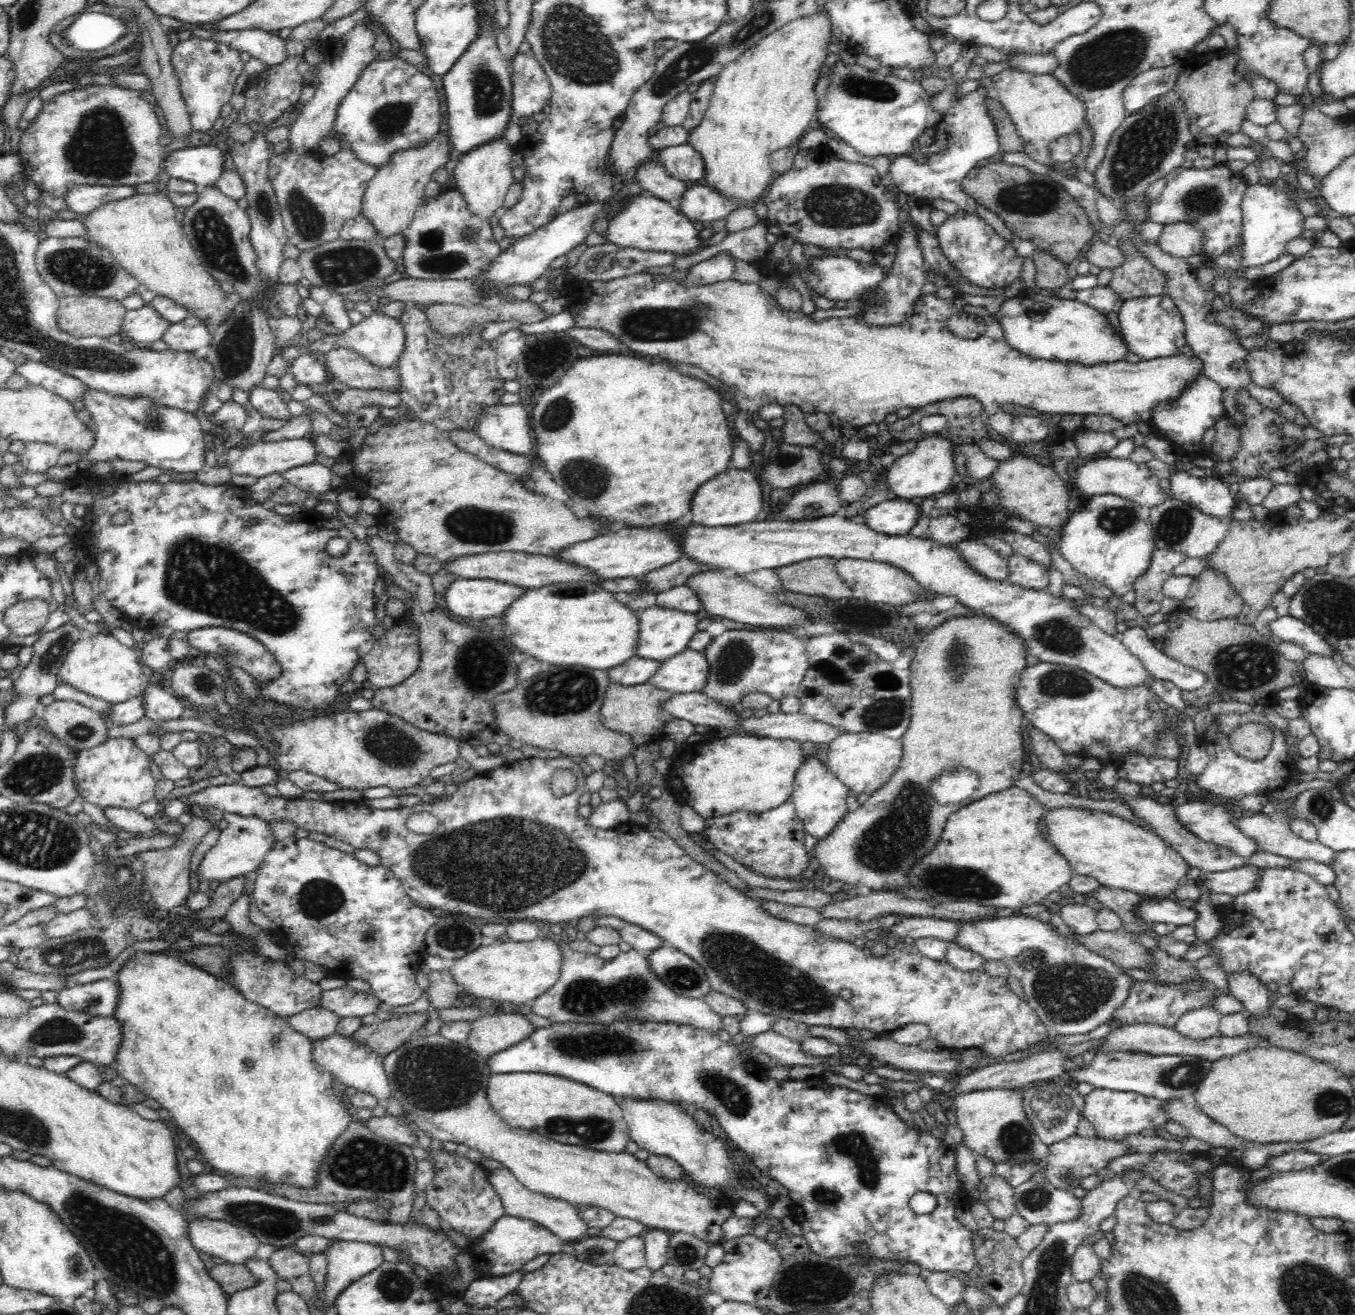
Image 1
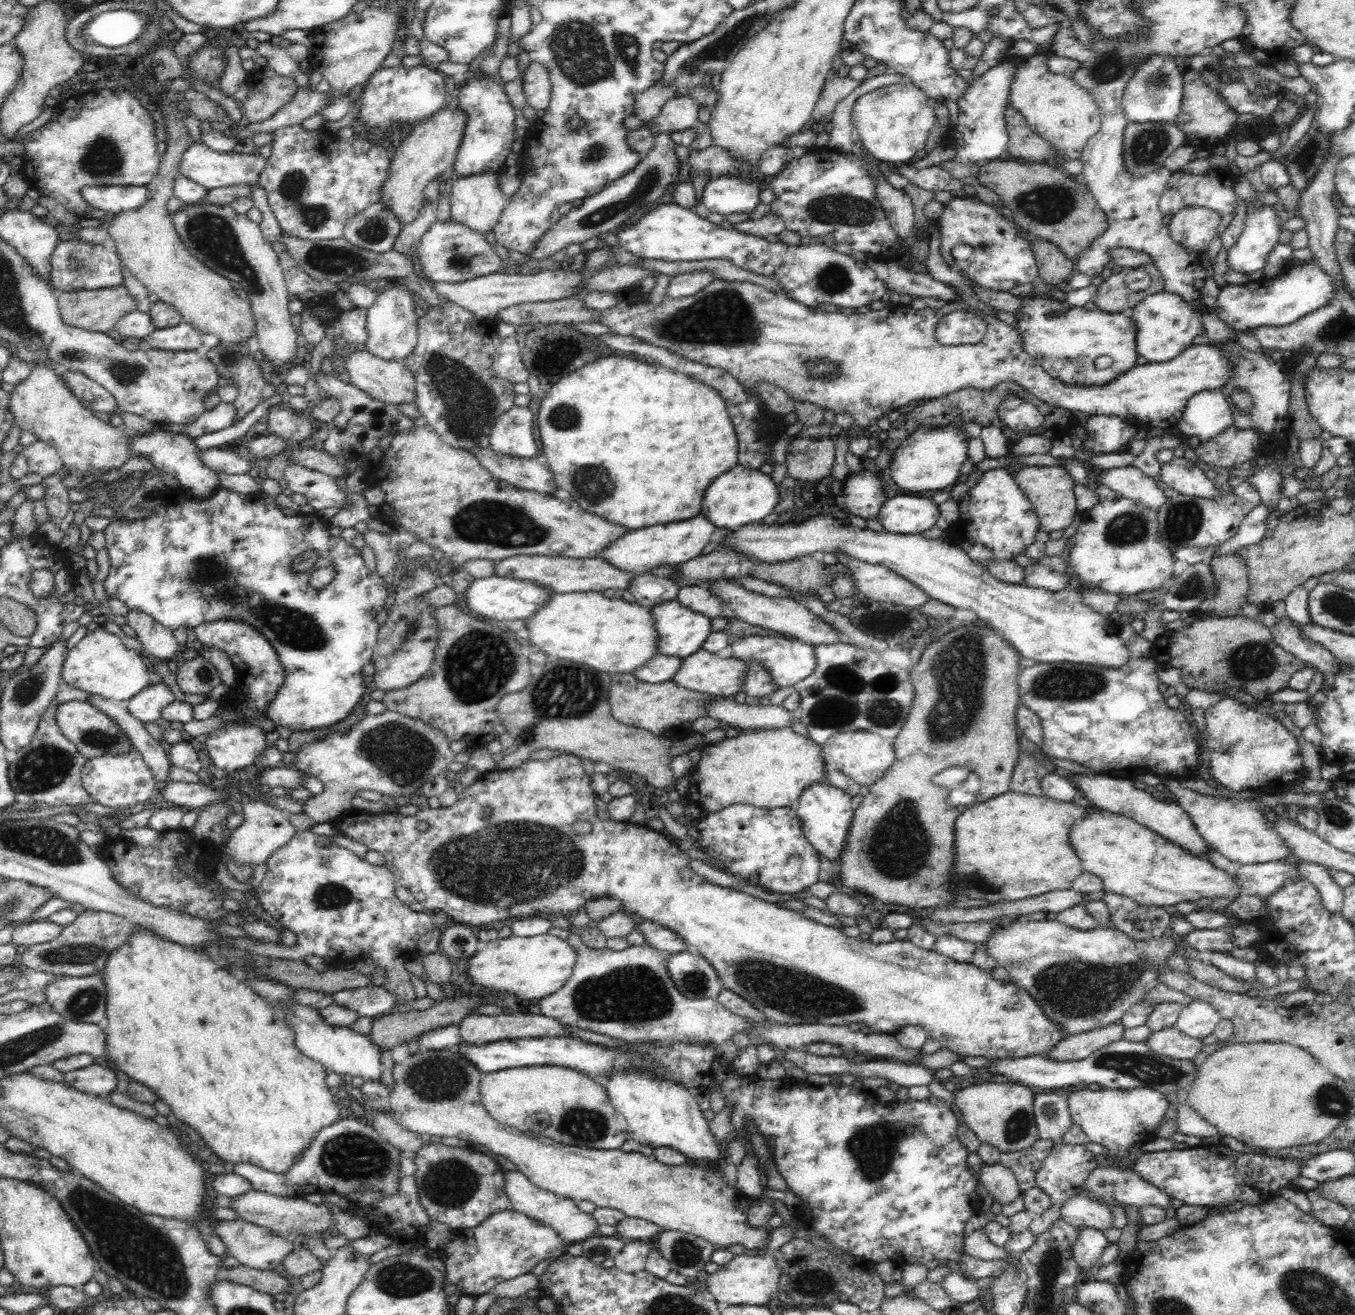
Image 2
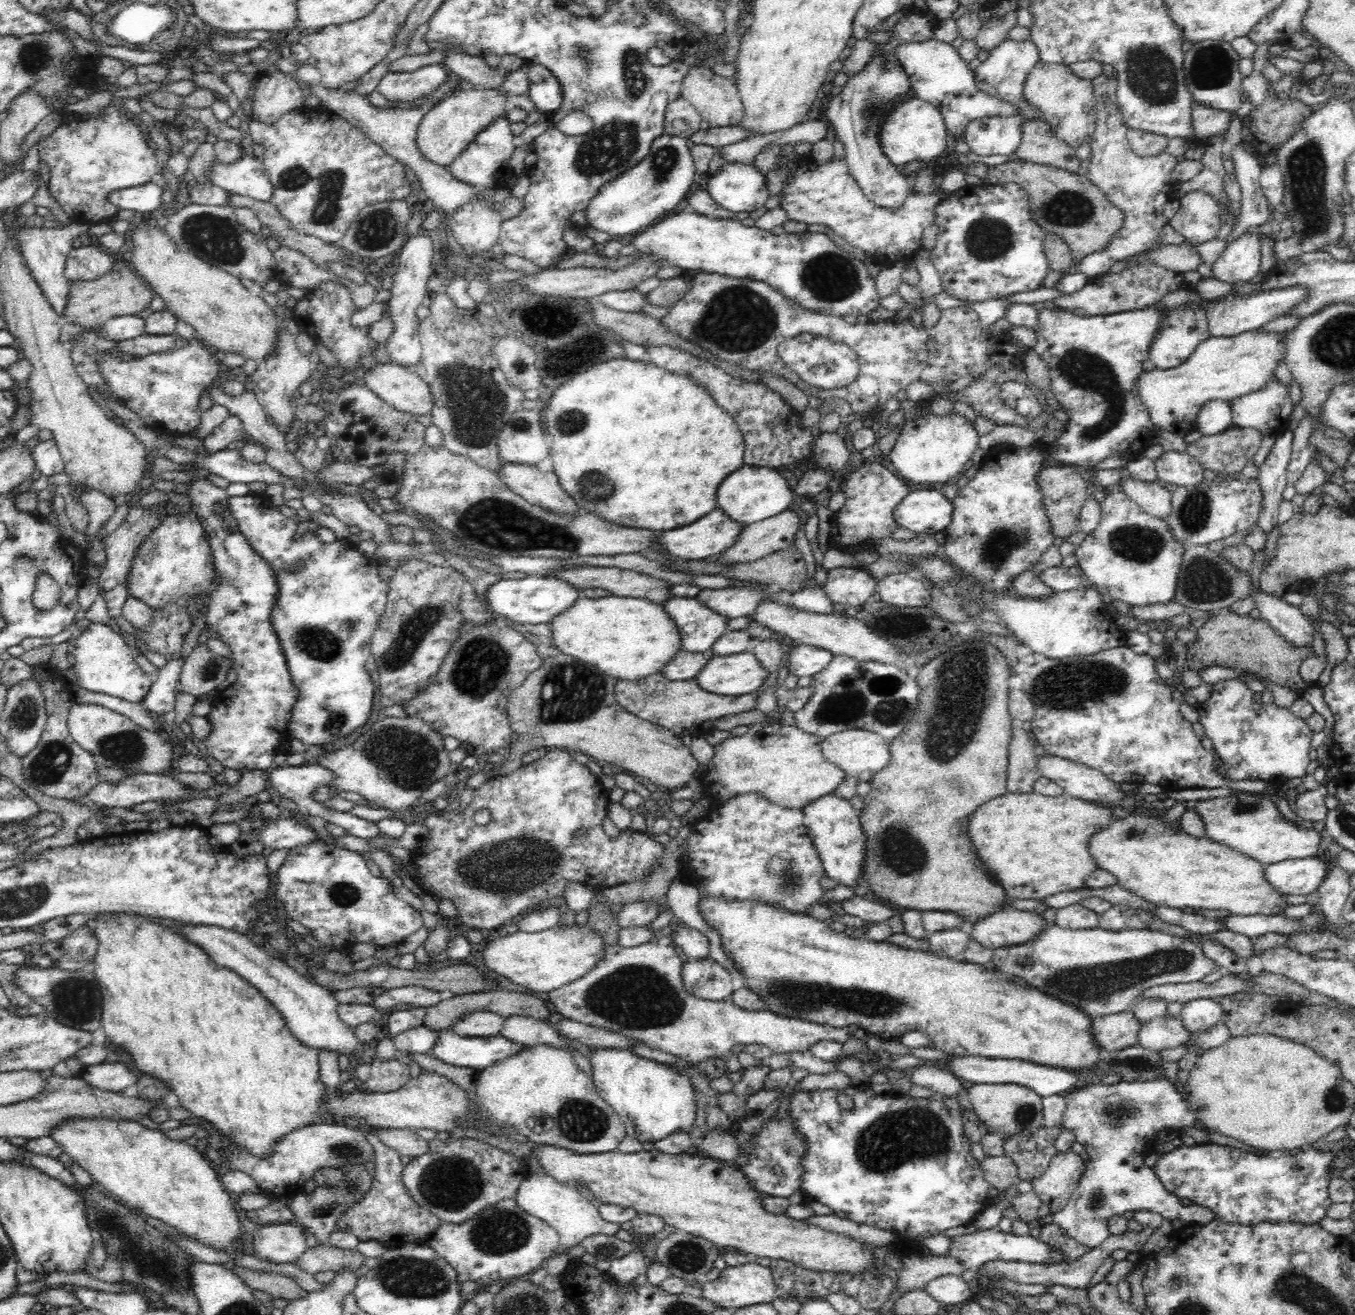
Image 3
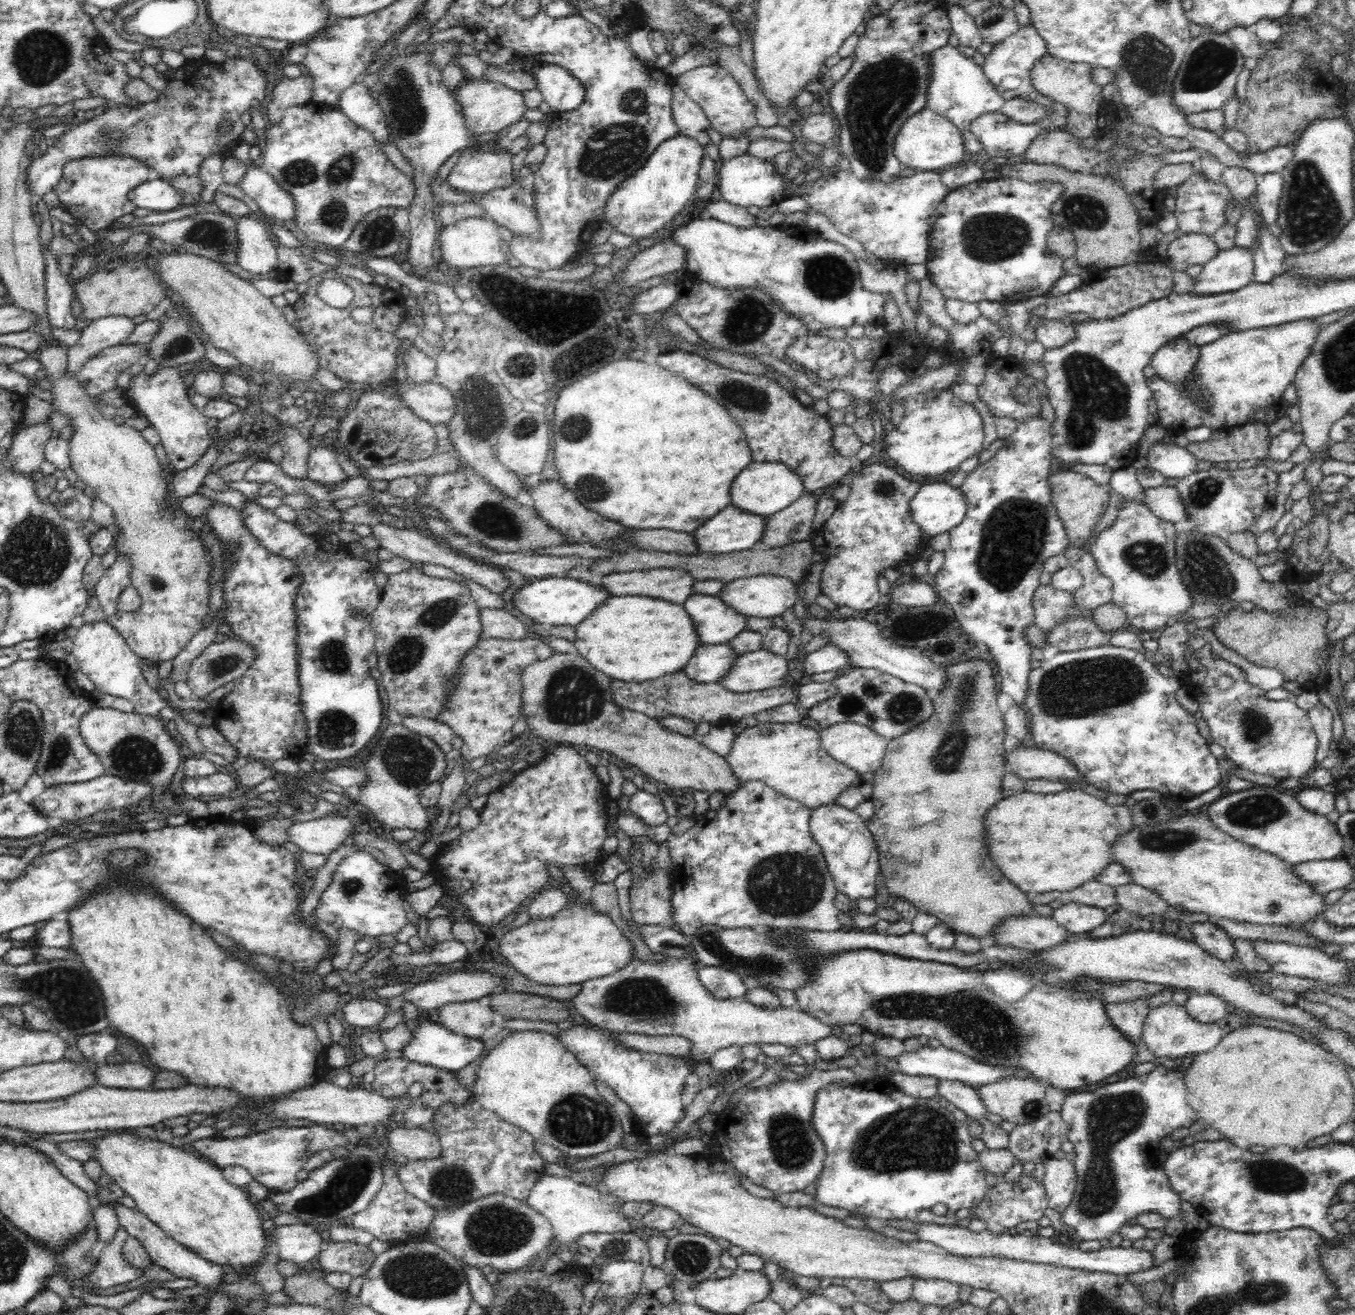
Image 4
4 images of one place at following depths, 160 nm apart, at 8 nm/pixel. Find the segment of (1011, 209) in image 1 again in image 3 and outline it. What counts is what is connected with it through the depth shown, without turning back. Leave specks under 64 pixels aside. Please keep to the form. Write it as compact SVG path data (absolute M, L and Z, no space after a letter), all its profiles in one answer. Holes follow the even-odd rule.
M1013 158L1006 164L990 167L984 183L994 186L1018 184L1028 192L1032 221L1046 233L1058 235L1066 242L1075 265L1090 253L1102 252L1124 224L1124 212L1114 207L1102 190L1090 183L1090 180L1082 174Z

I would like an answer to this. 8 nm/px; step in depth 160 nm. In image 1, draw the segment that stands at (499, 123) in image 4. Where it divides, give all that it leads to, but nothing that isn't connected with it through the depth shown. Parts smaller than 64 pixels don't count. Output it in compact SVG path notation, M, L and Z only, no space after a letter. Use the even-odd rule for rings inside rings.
M438 132L430 142L406 150L398 150L392 154L389 164L381 166L376 175L370 180L362 198L360 214L367 218L368 223L376 229L382 239L405 232L412 224L418 206L422 204L426 186L432 179L432 174L440 168L452 163L448 135Z

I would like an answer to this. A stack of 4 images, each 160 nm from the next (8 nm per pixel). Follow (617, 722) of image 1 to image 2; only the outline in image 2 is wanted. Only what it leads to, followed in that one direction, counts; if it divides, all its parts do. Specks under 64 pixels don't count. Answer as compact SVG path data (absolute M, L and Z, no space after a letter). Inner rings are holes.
M618 674L611 678L609 704L612 717L618 723L630 727L643 728L652 734L664 734L672 728L678 728L685 722L692 723L706 717L706 706L716 696L702 694L682 688L674 682L651 684L642 682L634 675Z

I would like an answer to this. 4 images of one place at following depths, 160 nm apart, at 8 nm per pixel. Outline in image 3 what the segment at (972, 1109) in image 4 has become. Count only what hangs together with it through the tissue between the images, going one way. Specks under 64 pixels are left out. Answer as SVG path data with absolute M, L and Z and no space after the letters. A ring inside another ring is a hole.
M918 1065L909 1070L909 1079L912 1085L924 1086L933 1093L940 1092L946 1096L960 1094L964 1088L964 1082L956 1075L932 1065Z

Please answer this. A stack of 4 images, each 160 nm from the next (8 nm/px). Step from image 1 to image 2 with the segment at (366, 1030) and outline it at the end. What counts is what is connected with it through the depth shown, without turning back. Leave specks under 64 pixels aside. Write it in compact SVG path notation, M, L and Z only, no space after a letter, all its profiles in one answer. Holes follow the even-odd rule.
M472 995L471 997L447 998L440 1002L434 1002L432 1006L425 1010L412 1009L408 1012L393 1011L388 1015L380 1015L373 1019L372 1028L368 1034L369 1039L382 1050L392 1050L396 1046L417 1039L423 1032L428 1032L435 1028L442 1028L443 1026L450 1026L451 1024L458 1025L466 1015L475 1012L475 1008L481 1004L482 999Z

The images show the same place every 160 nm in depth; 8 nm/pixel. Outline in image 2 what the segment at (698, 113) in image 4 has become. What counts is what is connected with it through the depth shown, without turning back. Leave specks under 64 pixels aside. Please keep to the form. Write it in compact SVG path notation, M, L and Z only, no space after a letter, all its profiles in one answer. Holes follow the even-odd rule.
M690 95L670 98L664 102L660 114L652 122L642 122L636 115L626 116L623 125L628 129L637 130L648 127L654 136L658 133L680 132L693 128L698 121L698 103Z

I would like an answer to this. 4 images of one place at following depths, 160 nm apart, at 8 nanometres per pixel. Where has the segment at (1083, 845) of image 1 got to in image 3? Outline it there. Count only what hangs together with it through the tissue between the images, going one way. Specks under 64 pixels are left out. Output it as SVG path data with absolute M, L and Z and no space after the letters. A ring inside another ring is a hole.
M1124 814L1116 817L1106 828L1100 829L1095 832L1089 838L1089 855L1095 860L1097 868L1101 868L1106 872L1109 872L1117 880L1116 885L1125 888L1139 896L1142 900L1153 904L1154 906L1167 906L1168 908L1184 908L1190 906L1193 909L1206 909L1206 910L1230 910L1232 915L1250 916L1255 914L1263 915L1282 915L1284 909L1288 906L1282 900L1282 897L1286 894L1282 894L1279 890L1272 888L1269 882L1263 877L1265 865L1257 860L1254 860L1252 856L1246 856L1240 854L1235 850L1232 850L1229 846L1223 846L1213 840L1210 840L1206 836L1197 838L1186 833L1186 830L1179 826L1170 826L1167 822L1163 822L1157 817L1150 817L1148 815L1135 815L1135 814Z

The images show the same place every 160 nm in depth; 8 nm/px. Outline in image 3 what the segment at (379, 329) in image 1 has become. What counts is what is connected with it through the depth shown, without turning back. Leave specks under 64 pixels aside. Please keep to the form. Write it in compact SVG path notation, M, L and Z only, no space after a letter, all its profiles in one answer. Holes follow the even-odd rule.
M423 232L415 238L407 238L407 242L400 250L399 269L393 276L393 285L389 289L390 300L386 302L384 317L388 317L393 324L390 338L386 340L386 352L394 364L402 365L410 369L421 359L421 342L418 336L419 321L416 315L417 308L427 296L426 282L432 277L432 255L434 246L430 236L424 236Z

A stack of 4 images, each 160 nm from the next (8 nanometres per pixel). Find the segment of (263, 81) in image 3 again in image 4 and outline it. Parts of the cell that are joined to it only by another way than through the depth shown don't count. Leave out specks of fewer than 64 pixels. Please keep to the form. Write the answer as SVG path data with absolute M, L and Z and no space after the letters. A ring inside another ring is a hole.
M302 74L297 78L281 77L272 90L272 100L264 109L264 117L268 124L276 124L282 120L284 112L291 106L302 106L312 102L313 76Z

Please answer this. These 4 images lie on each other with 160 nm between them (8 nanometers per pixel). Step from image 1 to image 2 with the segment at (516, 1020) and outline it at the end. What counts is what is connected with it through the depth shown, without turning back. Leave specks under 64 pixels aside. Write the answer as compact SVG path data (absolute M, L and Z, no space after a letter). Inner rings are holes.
M533 1013L466 1015L457 1025L465 1044L490 1044L498 1040L534 1037L572 1037L562 1022Z

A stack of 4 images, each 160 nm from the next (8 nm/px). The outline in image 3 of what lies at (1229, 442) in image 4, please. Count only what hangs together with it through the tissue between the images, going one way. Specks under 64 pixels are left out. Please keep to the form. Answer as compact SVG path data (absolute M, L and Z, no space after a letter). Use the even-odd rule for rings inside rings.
M1232 426L1220 434L1201 436L1198 441L1189 444L1187 453L1194 455L1206 470L1232 476L1241 472L1256 455L1262 438L1263 431Z

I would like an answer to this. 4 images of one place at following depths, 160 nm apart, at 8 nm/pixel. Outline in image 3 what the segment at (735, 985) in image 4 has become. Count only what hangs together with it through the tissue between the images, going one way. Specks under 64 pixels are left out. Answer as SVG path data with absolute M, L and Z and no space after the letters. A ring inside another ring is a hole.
M711 958L687 960L681 970L686 992L704 1000L727 1000L734 992L730 972Z

